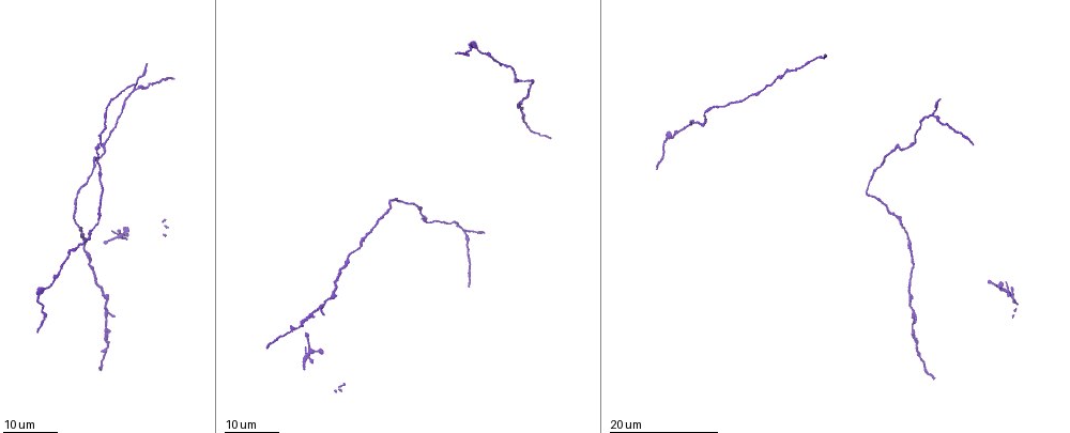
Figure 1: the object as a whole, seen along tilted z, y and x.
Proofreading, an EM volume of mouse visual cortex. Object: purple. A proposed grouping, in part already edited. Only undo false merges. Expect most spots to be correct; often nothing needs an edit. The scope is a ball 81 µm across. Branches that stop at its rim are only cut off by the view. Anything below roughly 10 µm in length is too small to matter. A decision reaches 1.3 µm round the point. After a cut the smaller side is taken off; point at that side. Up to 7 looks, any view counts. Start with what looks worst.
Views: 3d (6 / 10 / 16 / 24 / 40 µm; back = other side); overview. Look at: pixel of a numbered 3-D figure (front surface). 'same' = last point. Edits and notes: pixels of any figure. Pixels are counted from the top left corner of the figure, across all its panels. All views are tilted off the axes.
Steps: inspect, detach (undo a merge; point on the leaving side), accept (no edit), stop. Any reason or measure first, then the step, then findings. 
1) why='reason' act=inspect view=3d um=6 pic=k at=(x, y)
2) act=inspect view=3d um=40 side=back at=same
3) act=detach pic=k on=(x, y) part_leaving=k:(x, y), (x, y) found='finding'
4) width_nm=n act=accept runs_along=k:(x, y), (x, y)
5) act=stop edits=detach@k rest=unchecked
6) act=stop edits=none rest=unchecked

why='sudden change in width' act=inspect view=3d um=16 pic=1 at=(346, 254)

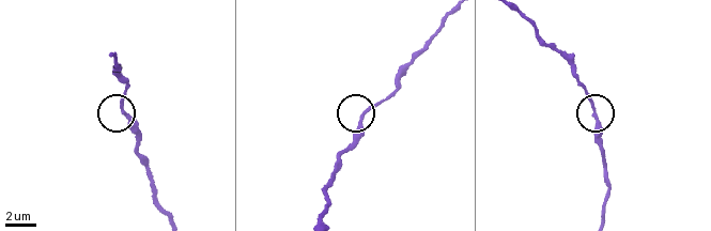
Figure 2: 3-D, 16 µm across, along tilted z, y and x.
act=inspect view=3d um=6 pic=2 at=(597, 112)

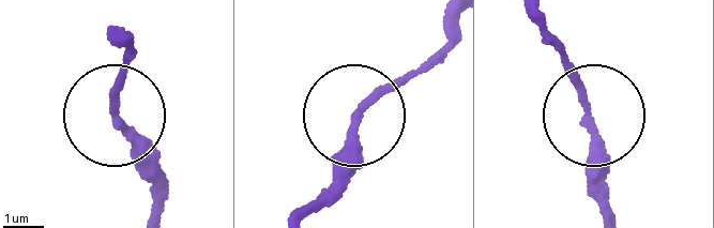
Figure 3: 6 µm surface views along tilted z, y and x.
act=accept runs_along=3:(121, 41), (117, 121), (140, 168), (160, 180) found='one neuron here'

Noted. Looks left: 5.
why='side arm on a straight run' act=inspect view=3d um=24 pic=1 at=(318, 309)

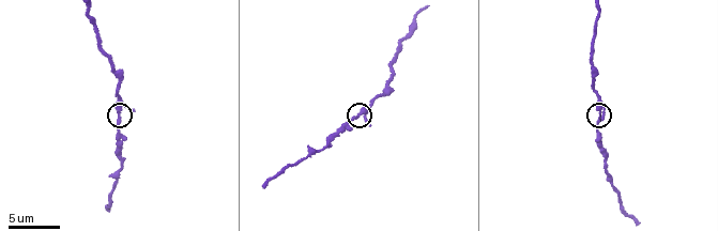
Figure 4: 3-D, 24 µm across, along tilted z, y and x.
act=inspect view=3d um=6 pic=4 at=(360, 116)

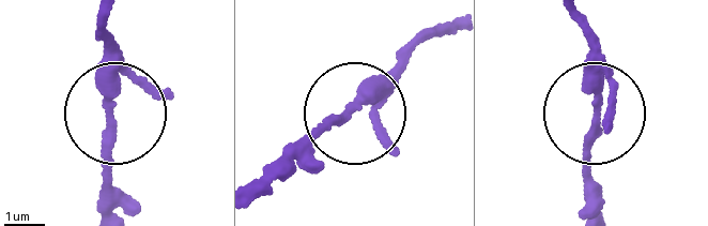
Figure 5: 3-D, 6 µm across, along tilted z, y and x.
width_nm=230 act=accept runs_along=5:(448, 30), (417, 35), (352, 115), (278, 166) found='all the same neuron'

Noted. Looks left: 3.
why='sudden change in width' act=inspect view=3d um=24 pic=1 at=(867, 191)

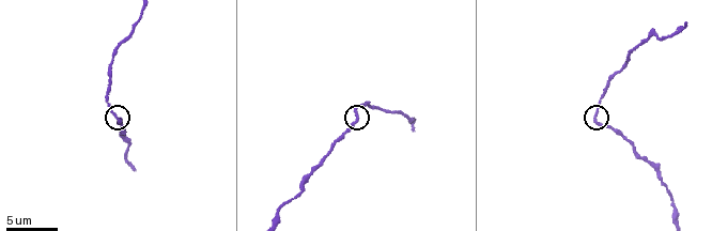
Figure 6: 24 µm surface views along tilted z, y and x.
act=inspect view=3d um=6 pic=6 at=(359, 118)

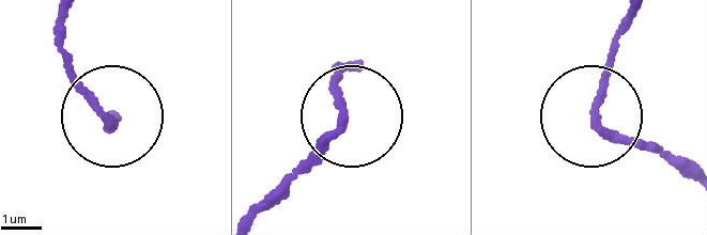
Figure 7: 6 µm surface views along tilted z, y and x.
width_nm=180 act=accept runs_along=7:(352, 68), (337, 85), (346, 113), (338, 134), (256, 207) found='continuous, no second neuron'

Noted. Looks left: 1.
act=stop edits=none rest=unchecked

